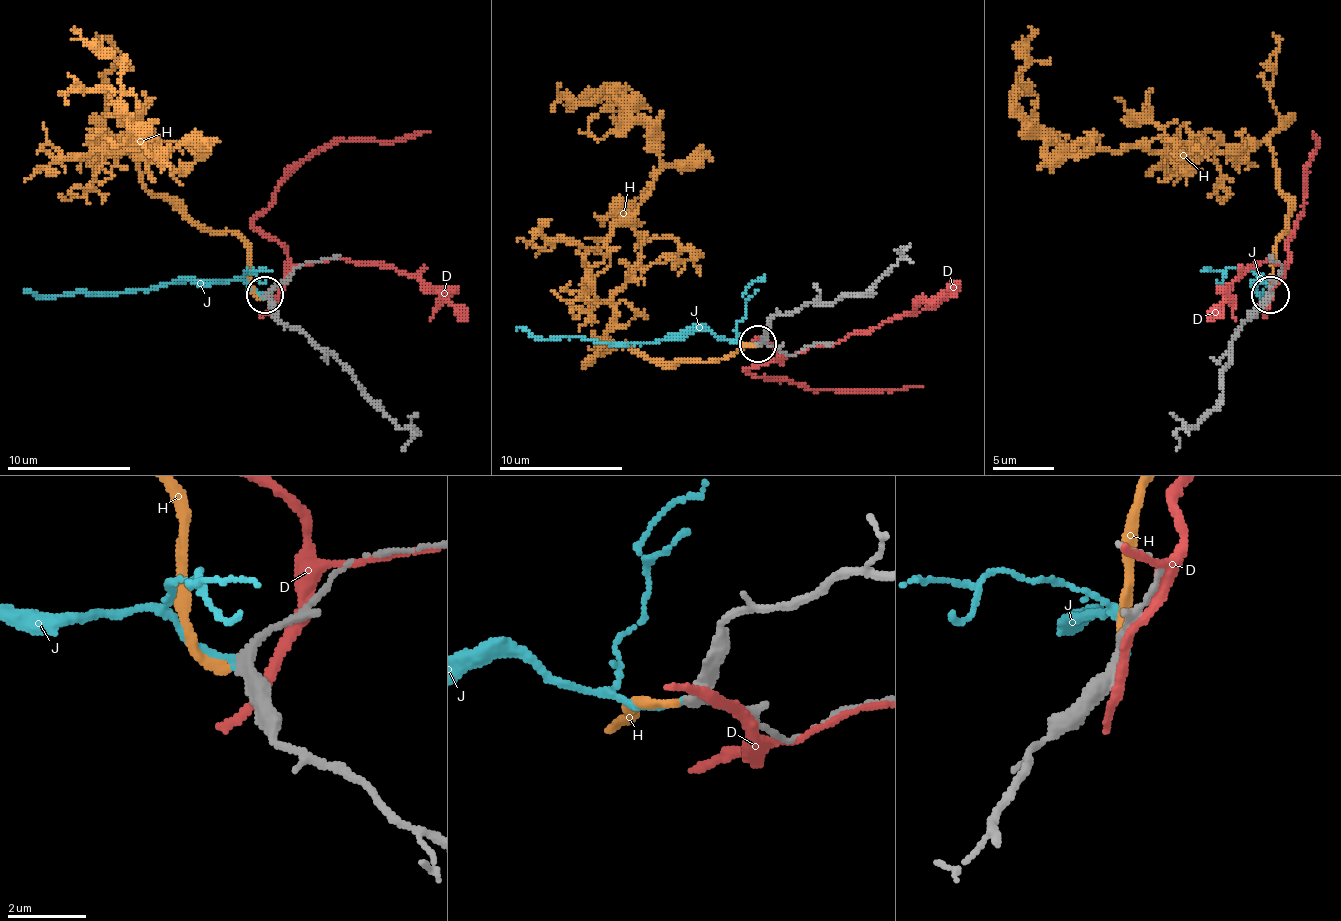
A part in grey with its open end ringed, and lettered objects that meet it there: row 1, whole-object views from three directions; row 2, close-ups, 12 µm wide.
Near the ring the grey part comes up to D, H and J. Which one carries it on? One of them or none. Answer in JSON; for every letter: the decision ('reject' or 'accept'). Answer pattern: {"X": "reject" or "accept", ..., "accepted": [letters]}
{"D": "reject", "H": "reject", "J": "accept", "accepted": ["J"]}

